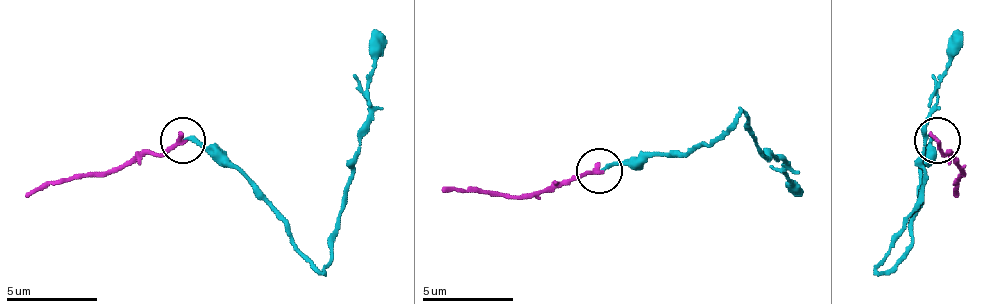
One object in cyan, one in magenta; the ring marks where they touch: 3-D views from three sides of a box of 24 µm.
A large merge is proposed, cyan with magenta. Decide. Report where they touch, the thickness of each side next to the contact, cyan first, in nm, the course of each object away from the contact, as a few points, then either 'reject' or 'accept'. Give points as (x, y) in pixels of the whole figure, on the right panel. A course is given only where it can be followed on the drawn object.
place (937, 140); calibres 190 and 280 nm; course cyan (938, 139), (920, 171), (911, 248), (884, 271), (893, 234), (925, 180), (925, 125), (947, 44), (961, 30); course magenta (938, 139), (961, 166), (956, 180), (956, 198); reject

